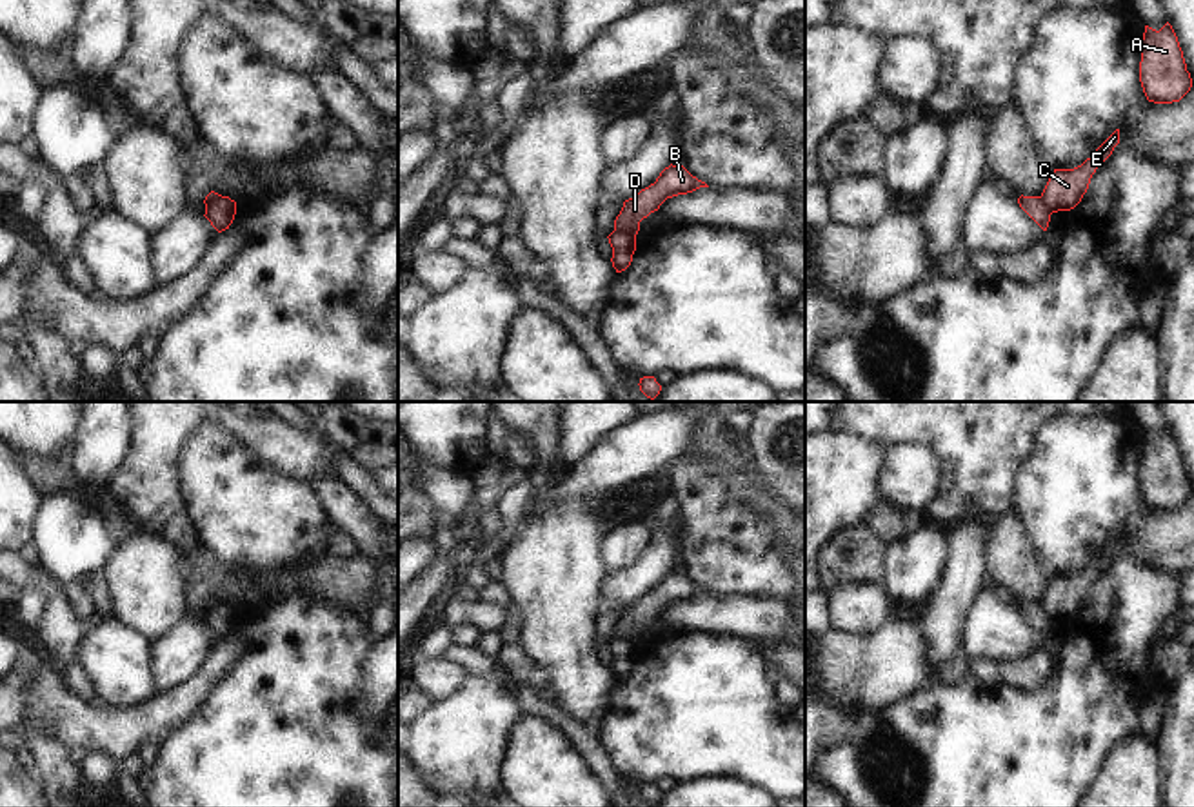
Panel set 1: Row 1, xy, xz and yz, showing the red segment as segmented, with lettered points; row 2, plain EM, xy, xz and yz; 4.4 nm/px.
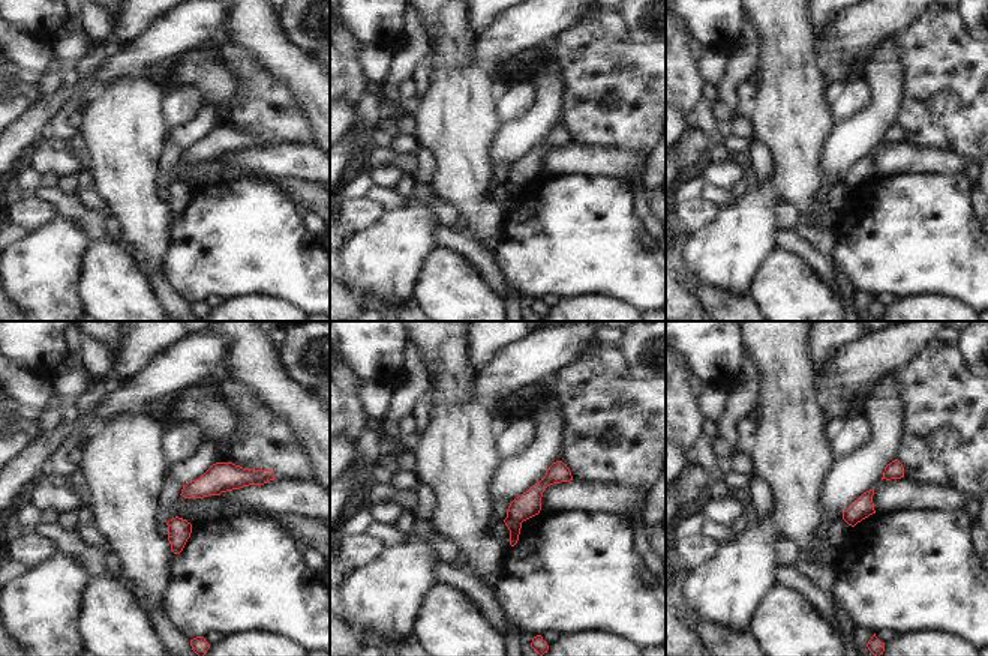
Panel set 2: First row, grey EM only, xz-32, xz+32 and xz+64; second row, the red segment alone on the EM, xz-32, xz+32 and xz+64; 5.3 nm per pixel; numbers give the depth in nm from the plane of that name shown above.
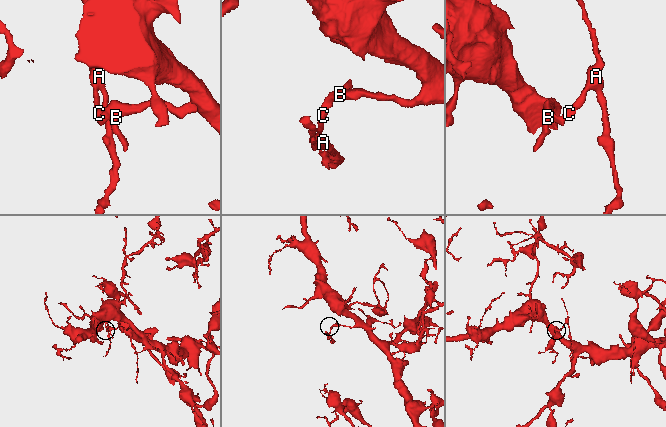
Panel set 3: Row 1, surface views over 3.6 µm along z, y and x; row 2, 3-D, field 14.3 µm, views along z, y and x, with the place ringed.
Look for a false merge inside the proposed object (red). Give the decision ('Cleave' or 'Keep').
Cleave.

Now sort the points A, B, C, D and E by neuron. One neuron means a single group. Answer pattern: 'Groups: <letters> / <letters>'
Groups: A C E / B D.

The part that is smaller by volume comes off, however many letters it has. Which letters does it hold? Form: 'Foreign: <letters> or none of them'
Foreign: A, C, E.

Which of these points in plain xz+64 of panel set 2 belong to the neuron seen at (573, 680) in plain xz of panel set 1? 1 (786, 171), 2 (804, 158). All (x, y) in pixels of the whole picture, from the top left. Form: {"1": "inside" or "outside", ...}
{"1": "inside", "2": "inside"}

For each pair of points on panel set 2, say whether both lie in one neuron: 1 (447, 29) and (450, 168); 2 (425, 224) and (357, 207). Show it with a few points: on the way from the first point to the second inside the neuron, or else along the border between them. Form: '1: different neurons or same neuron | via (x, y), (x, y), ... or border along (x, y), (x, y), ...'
1: same neuron | via (450, 63), (450, 134)
2: different neurons | border along (386, 212), (374, 224), (356, 233)

